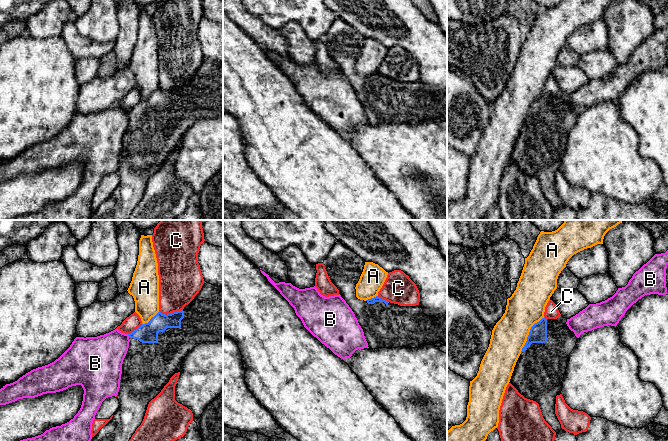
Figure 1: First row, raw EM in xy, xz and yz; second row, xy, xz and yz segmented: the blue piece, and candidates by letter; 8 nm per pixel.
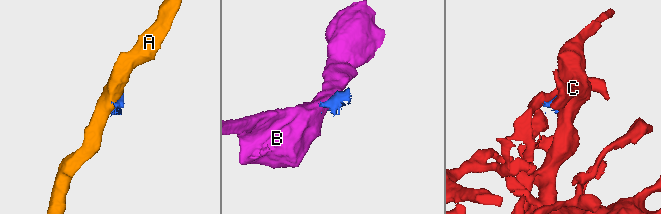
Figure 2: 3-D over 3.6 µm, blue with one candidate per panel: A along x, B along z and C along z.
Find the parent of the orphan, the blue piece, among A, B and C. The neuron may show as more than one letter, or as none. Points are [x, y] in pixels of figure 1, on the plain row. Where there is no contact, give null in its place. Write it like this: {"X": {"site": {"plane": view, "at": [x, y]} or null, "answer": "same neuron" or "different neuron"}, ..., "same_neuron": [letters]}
{"A": {"site": {"plane": "yz", "at": [529, 110]}, "answer": "different neuron"}, "B": {"site": {"plane": "xy", "at": [129, 112]}, "answer": "different neuron"}, "C": {"site": {"plane": "xy", "at": [171, 89]}, "answer": "different neuron"}, "same_neuron": []}

